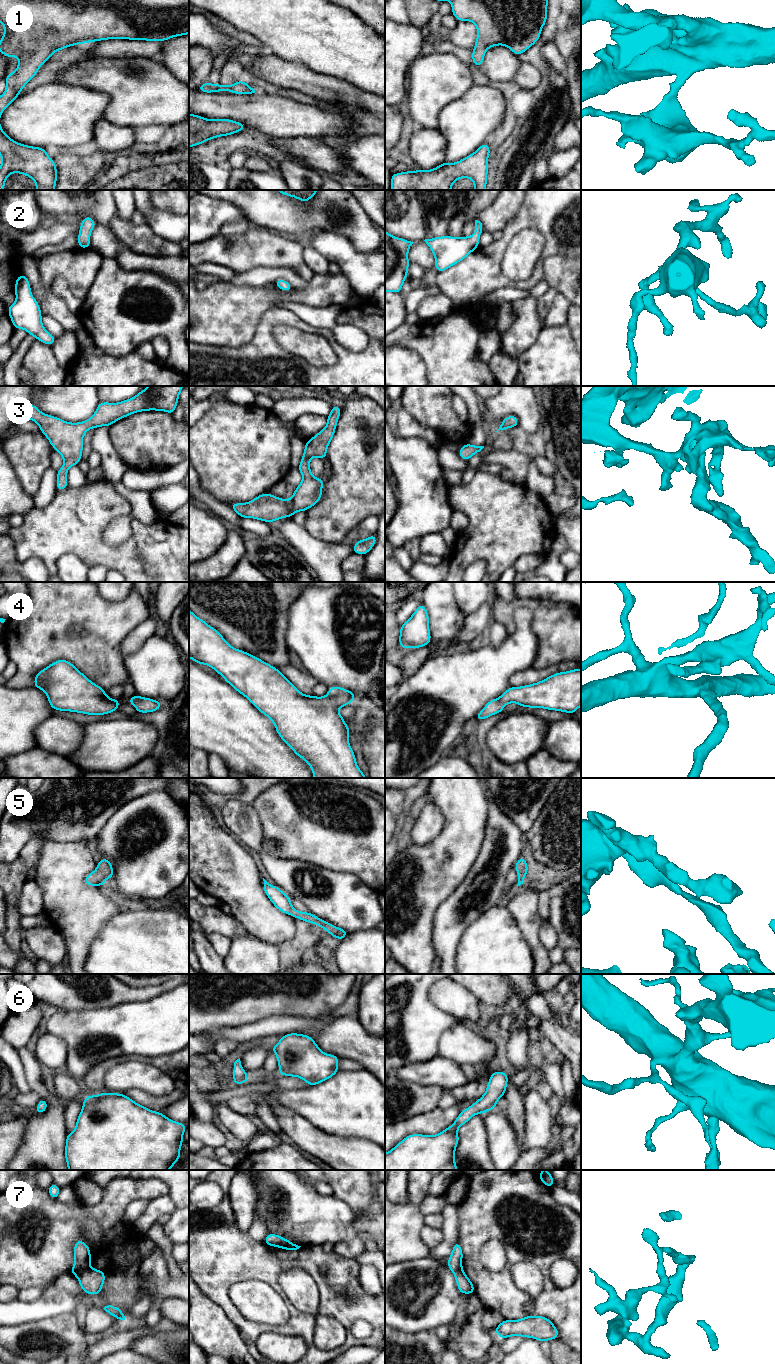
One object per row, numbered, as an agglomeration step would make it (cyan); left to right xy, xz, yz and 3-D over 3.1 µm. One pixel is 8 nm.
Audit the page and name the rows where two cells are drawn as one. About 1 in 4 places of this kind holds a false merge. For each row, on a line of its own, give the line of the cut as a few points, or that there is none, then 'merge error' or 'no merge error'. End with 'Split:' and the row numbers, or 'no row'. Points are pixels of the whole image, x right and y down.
1: no cut; no merge error
2: no cut; no merge error
3: no cut; no merge error
4: no cut; no merge error
5: no cut; no merge error
6: no cut; no merge error
7: cut in xy along (89, 1266), (77, 1276); merge error
Split: 7

